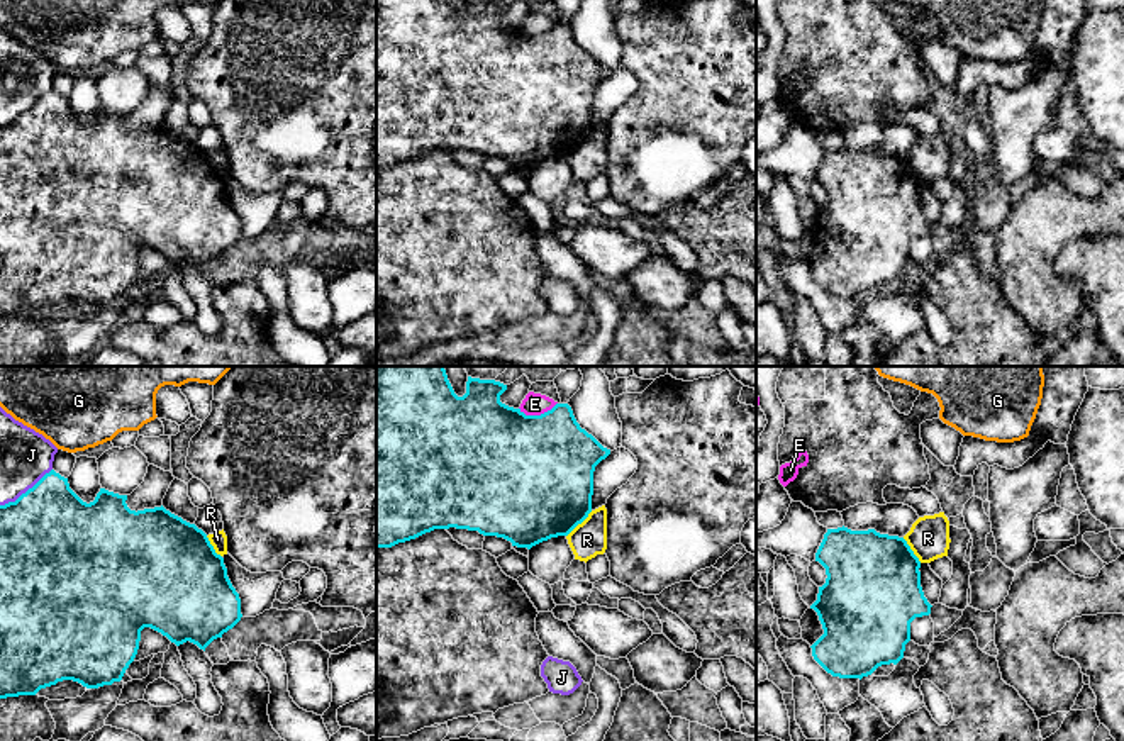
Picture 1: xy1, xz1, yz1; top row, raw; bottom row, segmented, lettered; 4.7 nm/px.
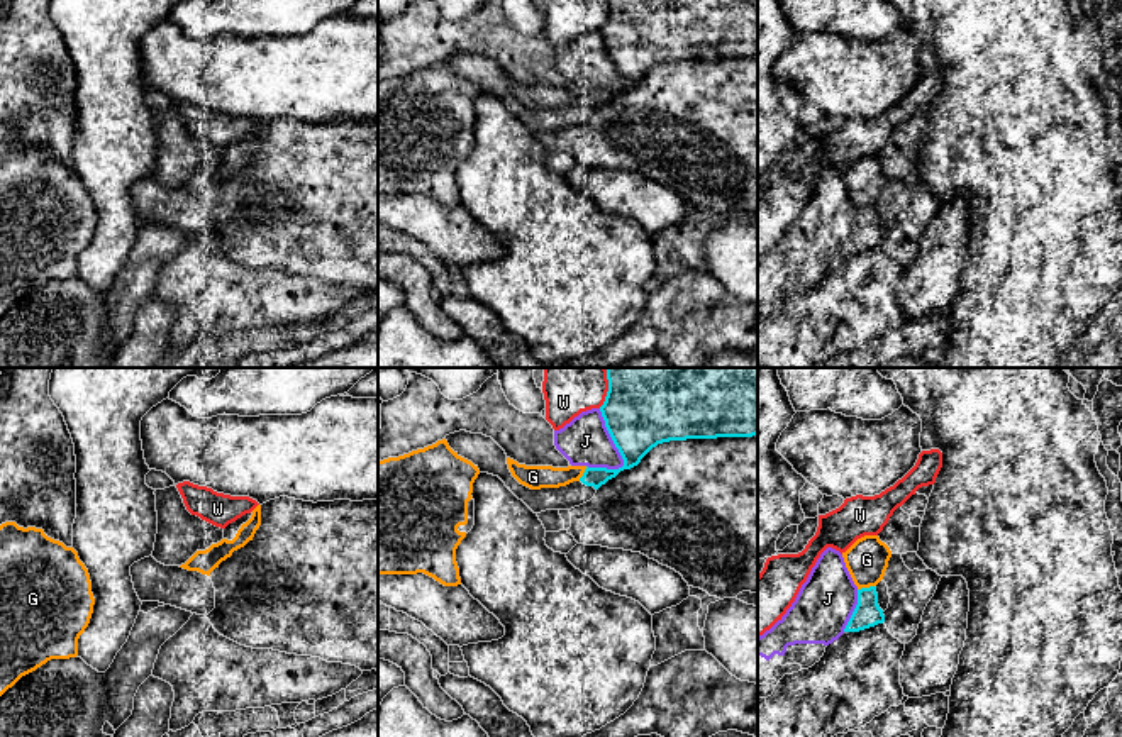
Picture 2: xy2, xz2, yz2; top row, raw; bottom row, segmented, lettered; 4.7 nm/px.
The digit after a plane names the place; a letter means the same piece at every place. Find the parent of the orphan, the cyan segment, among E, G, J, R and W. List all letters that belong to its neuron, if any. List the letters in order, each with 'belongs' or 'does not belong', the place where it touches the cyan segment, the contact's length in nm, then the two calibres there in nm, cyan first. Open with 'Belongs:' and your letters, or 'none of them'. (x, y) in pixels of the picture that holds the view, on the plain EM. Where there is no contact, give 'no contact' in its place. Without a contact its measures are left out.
Belongs: none of them
E: does not belong; contact xz1 (538, 36); length 190 nm; calibres 500 and 110 nm
G: does not belong; contact yz2 (866, 209); length 90 nm; calibres 130 and 200 nm
J: does not belong; contact xz2 (612, 60); length 300 nm; calibres 340 and 240 nm
R: does not belong; contact xz1 (578, 143); length 180 nm; calibres 500 and 170 nm
W: does not belong; contact xz2 (607, 14); length 140 nm; calibres 340 and 190 nm

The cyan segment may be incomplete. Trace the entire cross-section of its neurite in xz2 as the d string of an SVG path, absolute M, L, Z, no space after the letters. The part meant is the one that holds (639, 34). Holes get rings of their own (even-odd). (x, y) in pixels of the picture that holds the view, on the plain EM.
M608 0L600 32L624 86L586 86L578 102L559 108L520 105L492 58L459 51L444 59L480 93L498 97L534 134L571 130L590 122L620 91L637 86L658 64L758 56L758 0Z

